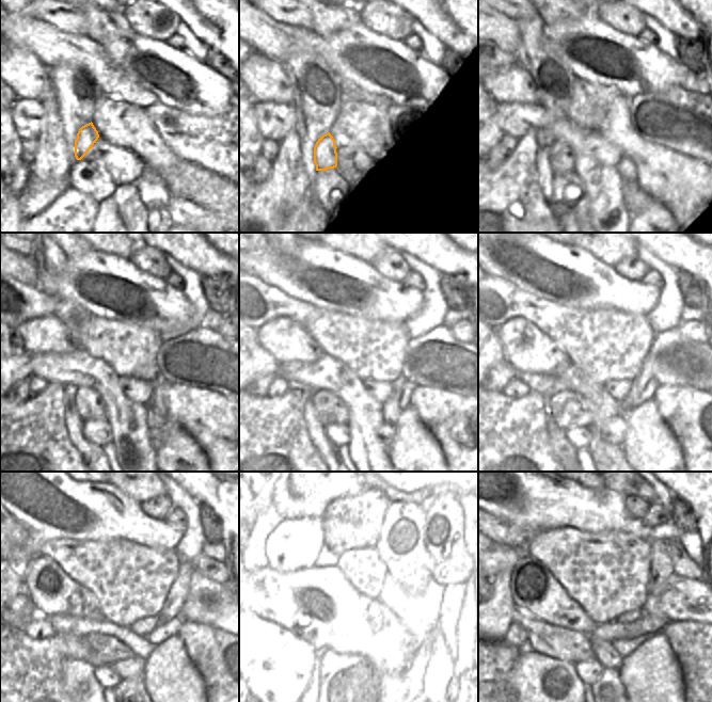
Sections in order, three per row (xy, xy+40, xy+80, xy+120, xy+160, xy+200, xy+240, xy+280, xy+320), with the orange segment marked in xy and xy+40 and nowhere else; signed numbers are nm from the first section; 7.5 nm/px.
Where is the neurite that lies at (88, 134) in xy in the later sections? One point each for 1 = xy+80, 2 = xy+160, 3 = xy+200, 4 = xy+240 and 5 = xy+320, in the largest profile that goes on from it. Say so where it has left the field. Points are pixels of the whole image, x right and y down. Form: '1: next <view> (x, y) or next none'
1: next xy+80 (563, 158)
2: next xy+160 (330, 409)
3: next xy+200 (570, 410)
4: next xy+240 (110, 650)
5: next xy+320 (600, 650)

